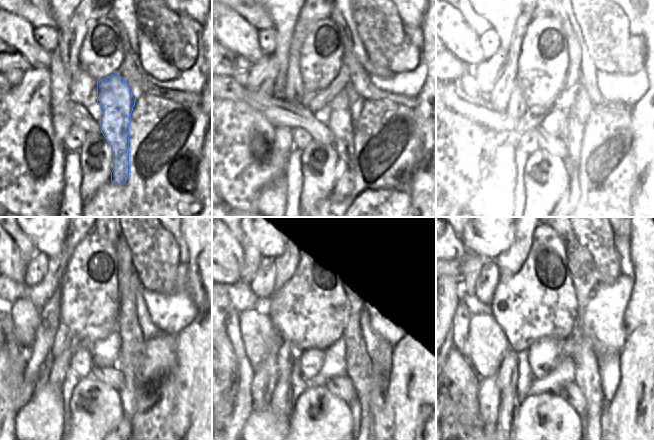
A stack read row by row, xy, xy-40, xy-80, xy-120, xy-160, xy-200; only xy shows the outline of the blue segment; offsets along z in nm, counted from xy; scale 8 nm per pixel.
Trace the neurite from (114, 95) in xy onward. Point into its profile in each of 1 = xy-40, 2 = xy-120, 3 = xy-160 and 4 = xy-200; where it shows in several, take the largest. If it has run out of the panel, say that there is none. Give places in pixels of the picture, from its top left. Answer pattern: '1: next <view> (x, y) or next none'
1: next xy-40 (340, 123)
2: next xy-120 (126, 393)
3: next xy-160 (354, 406)
4: next xy-200 (583, 416)

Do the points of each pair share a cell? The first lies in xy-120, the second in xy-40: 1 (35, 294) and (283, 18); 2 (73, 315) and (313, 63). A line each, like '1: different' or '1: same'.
1: different
2: same

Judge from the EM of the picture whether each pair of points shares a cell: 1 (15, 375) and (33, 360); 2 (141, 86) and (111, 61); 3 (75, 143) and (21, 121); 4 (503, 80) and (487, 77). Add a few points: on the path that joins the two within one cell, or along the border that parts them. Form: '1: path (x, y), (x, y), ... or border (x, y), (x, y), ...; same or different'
1: path (22, 379), (27, 376), (32, 367); same
2: border (130, 47), (125, 52), (121, 65), (114, 72); different
3: border (62, 141), (66, 152); different
4: border (504, 64), (496, 83), (486, 91); different

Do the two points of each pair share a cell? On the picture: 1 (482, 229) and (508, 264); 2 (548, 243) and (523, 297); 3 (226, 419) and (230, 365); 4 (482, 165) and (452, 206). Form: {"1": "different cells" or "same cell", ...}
{"1": "different cells", "2": "same cell", "3": "same cell", "4": "different cells"}

